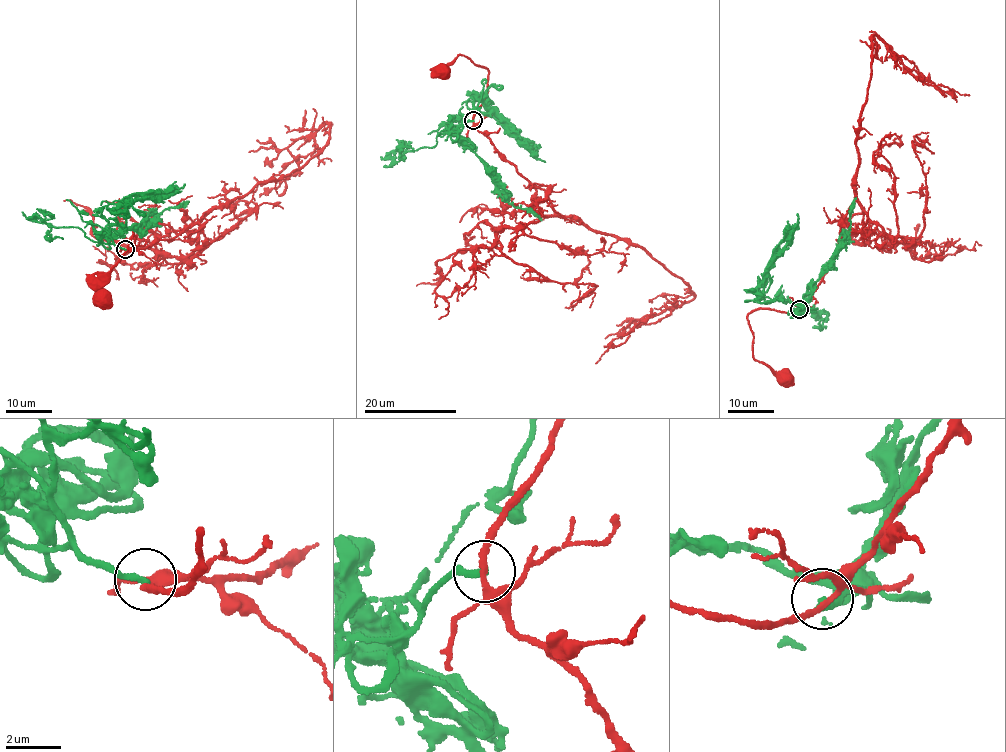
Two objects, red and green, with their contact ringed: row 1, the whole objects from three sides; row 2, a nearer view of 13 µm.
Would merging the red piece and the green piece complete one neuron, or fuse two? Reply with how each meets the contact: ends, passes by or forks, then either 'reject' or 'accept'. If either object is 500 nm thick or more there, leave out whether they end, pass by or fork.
red forks there; green ends there; reject

